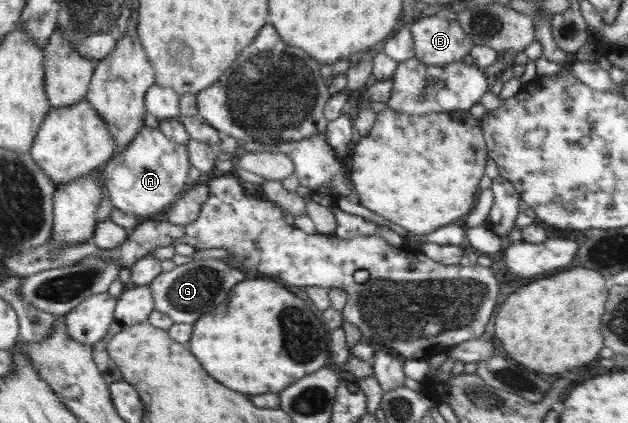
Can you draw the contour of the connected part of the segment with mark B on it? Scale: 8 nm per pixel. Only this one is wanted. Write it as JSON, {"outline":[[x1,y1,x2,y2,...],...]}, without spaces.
{"outline":[[422,17,408,28,413,35,415,58,426,65,462,62,474,47,474,42,456,20]]}

